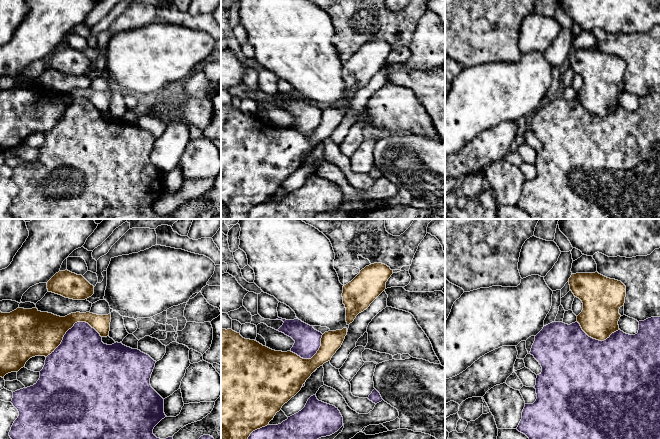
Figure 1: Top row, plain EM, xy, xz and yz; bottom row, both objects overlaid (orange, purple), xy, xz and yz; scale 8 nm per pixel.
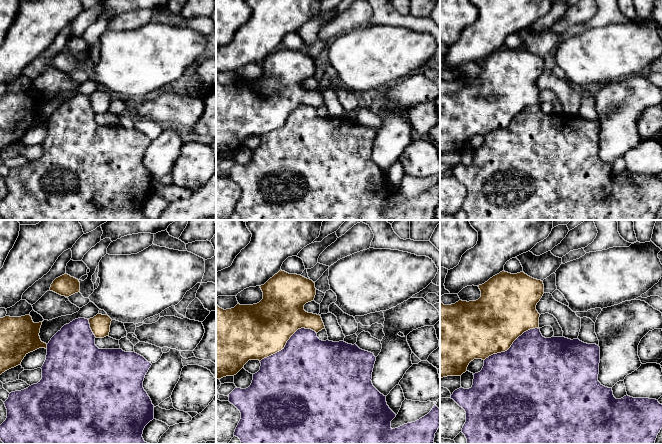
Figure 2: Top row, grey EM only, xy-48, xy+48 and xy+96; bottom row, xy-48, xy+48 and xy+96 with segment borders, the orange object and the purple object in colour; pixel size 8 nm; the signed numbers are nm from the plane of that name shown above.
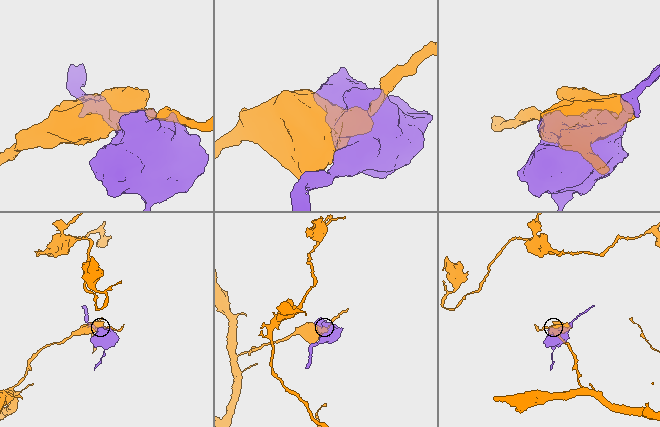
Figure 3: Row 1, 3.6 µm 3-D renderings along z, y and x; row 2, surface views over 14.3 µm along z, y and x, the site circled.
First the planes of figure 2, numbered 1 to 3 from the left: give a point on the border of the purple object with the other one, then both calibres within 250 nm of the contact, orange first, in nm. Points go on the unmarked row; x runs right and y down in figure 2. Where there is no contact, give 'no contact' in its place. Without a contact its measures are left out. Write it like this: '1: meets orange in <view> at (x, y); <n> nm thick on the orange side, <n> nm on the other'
1: meets orange in xy-48 at (90, 103); 160 nm thick on the orange side, 380 nm on the other
2: meets orange in xy+48 at (287, 116); 440 nm thick on the orange side, 460 nm on the other
3: meets orange in xy+96 at (512, 119); 460 nm thick on the orange side, 480 nm on the other

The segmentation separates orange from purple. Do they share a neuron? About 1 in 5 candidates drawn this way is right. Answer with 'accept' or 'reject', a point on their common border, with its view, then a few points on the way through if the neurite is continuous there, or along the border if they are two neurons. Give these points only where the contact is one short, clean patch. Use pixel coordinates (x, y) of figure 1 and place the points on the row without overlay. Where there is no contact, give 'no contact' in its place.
reject; contact xy (71, 103)

